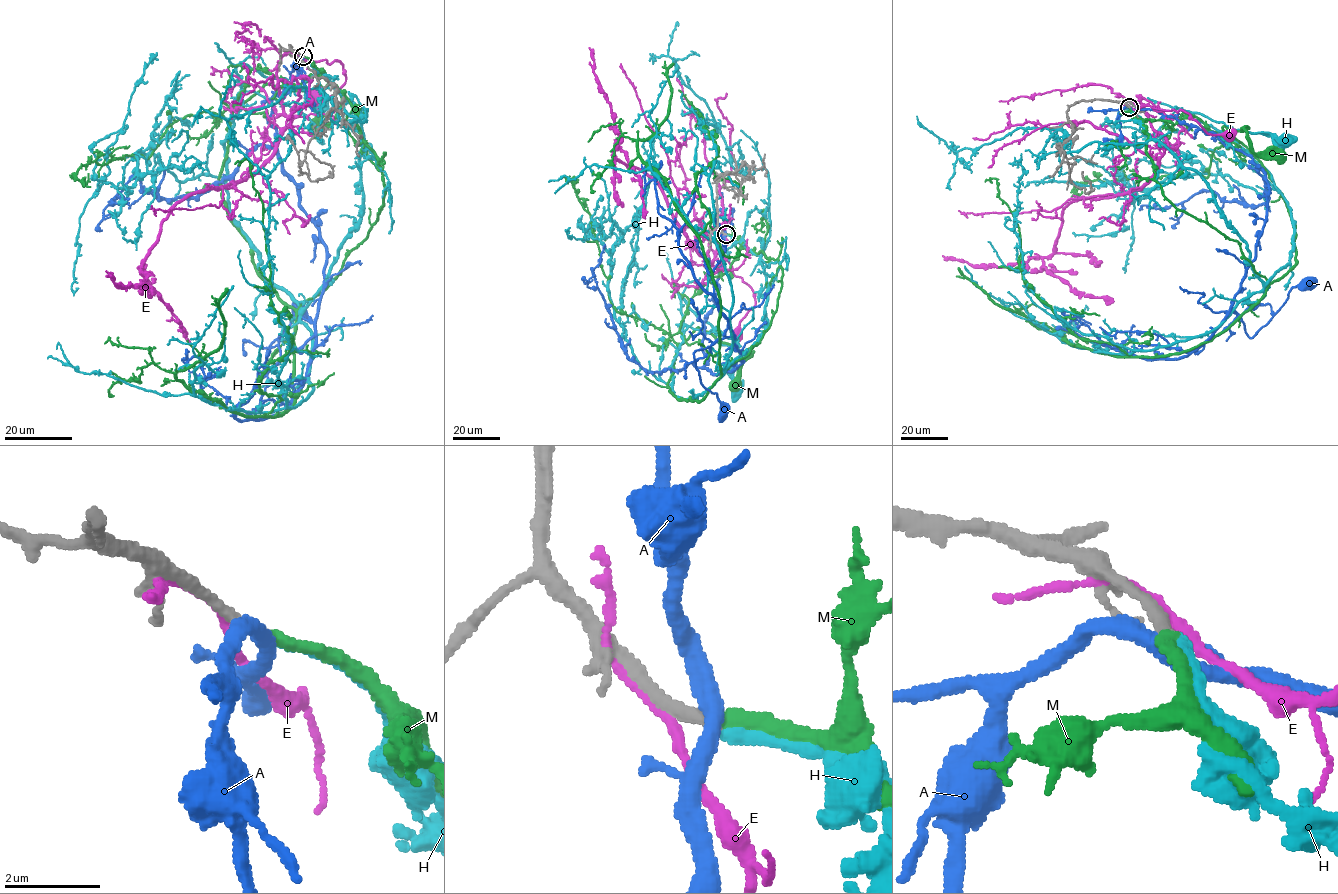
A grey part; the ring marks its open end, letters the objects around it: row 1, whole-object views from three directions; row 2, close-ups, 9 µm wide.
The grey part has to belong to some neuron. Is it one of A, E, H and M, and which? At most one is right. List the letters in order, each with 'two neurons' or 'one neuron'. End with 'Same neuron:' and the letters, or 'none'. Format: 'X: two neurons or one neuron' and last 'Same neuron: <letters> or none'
A: two neurons
E: two neurons
H: two neurons
M: one neuron
Same neuron: M

